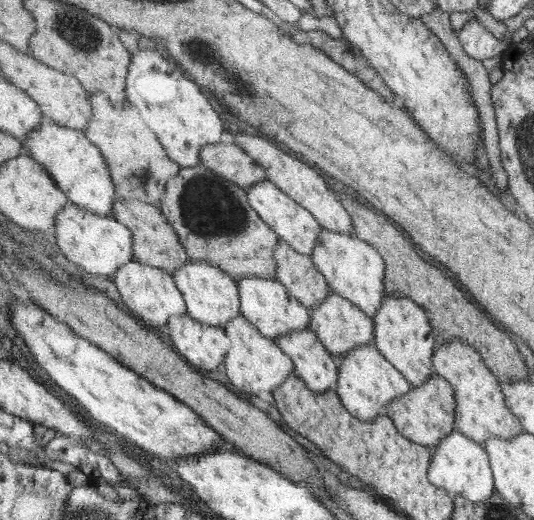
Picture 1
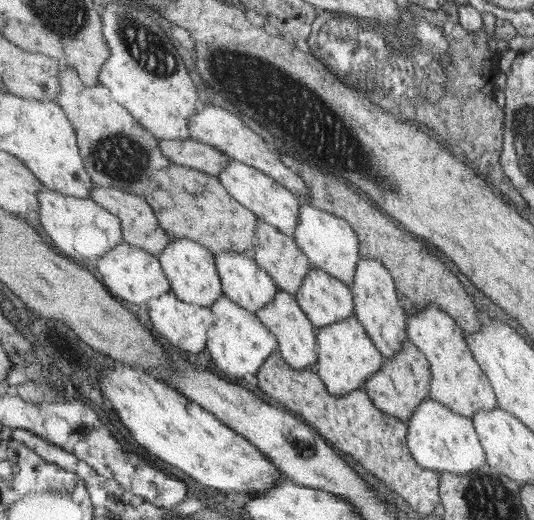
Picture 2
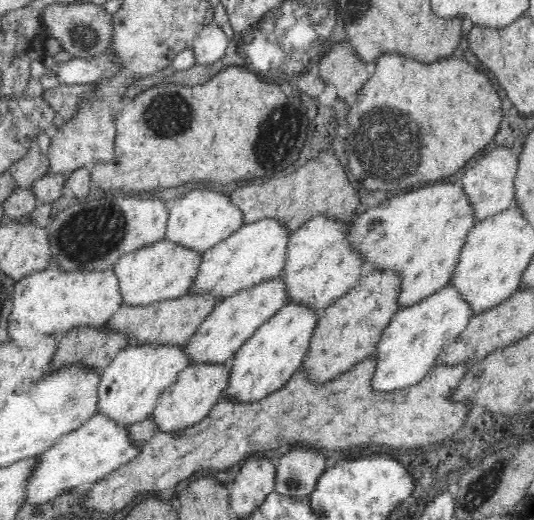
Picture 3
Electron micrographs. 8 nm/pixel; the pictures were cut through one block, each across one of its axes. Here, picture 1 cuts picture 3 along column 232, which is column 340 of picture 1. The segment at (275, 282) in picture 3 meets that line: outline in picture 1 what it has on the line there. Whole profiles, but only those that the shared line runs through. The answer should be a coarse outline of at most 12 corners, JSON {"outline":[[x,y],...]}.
{"outline":[[332,292],[310,309],[335,358],[374,343],[374,318]]}

